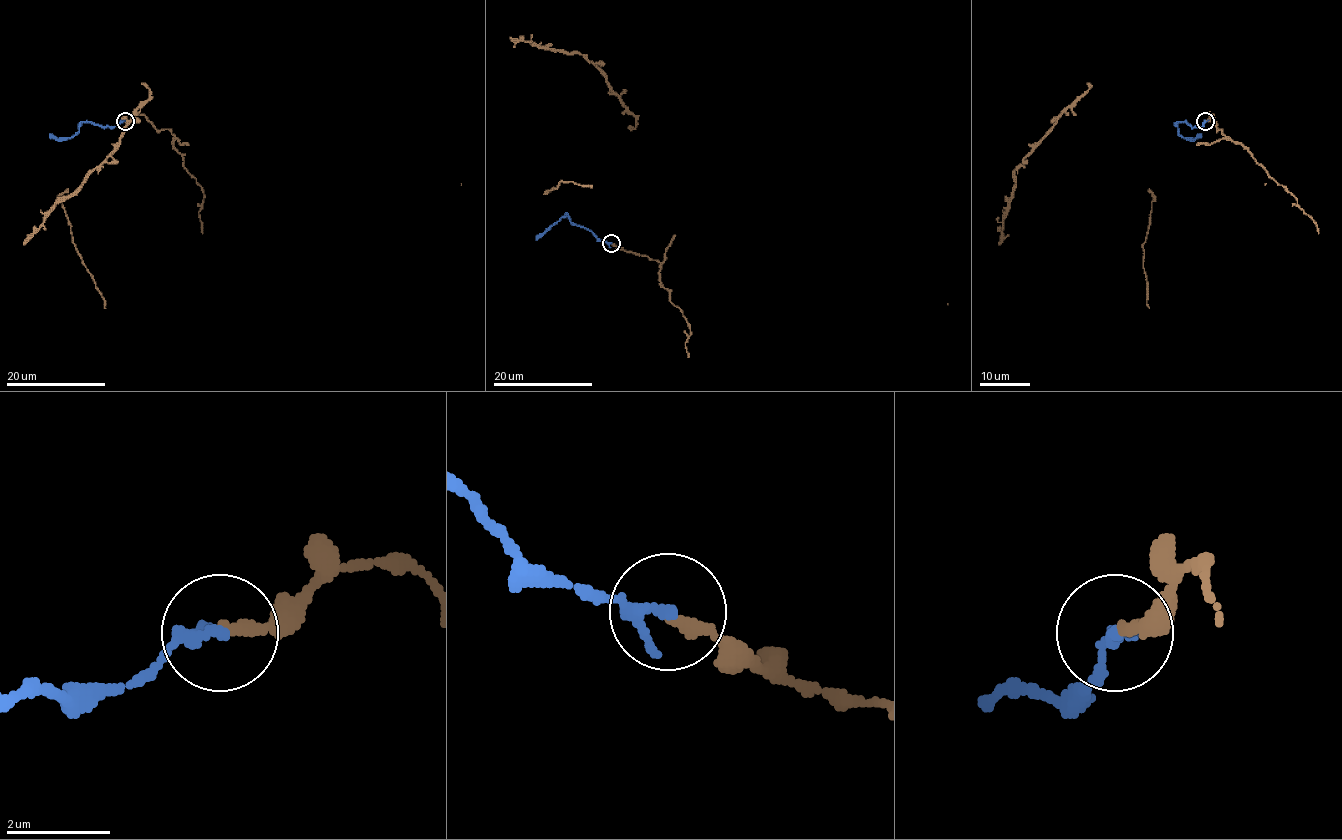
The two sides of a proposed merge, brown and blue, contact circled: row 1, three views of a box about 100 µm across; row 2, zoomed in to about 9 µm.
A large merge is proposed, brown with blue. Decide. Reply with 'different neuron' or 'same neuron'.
same neuron

